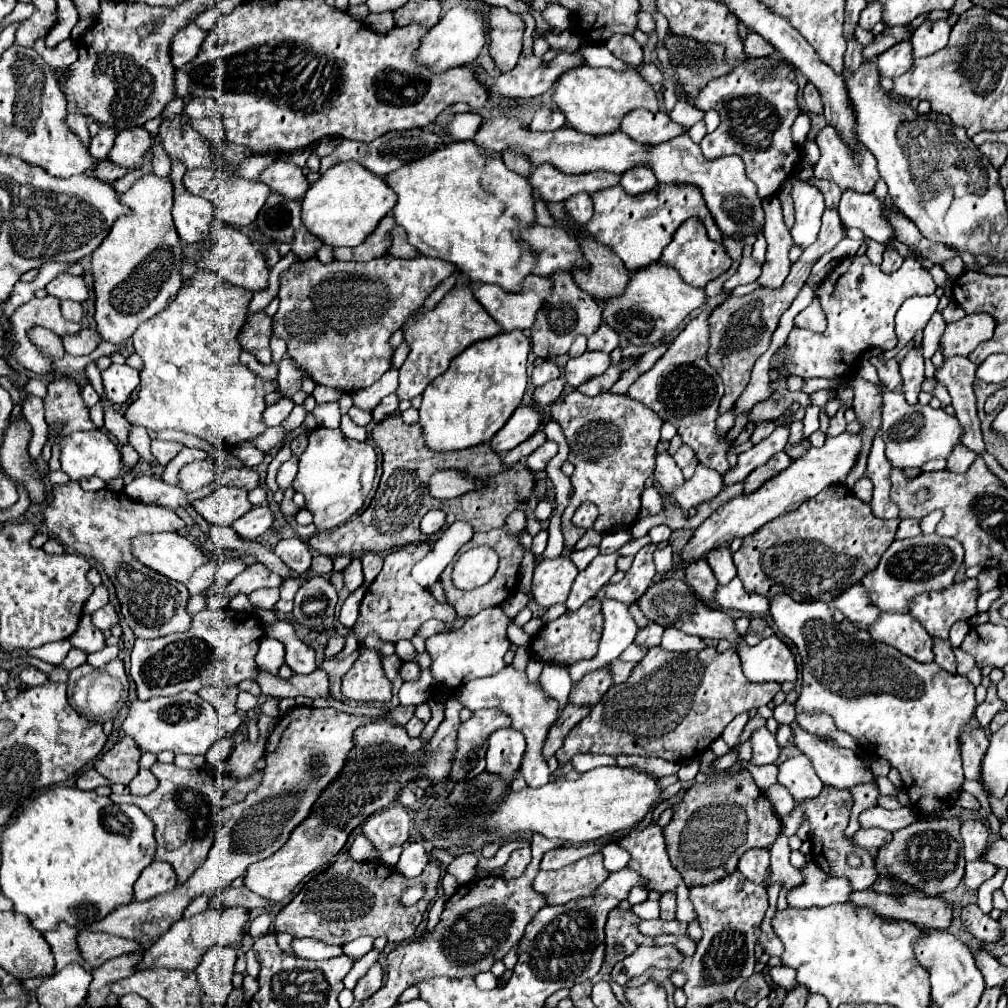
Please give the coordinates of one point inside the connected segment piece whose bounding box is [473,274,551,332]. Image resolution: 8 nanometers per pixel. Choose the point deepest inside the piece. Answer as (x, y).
(513, 310)

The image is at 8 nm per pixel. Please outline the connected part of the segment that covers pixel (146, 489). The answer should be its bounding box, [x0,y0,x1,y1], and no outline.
[123,476,185,508]

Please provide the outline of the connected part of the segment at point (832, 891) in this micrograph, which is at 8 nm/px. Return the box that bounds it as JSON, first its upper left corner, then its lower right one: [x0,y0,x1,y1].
[789,862,853,908]

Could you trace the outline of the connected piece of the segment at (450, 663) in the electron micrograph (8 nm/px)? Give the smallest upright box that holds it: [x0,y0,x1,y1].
[425,606,511,694]

